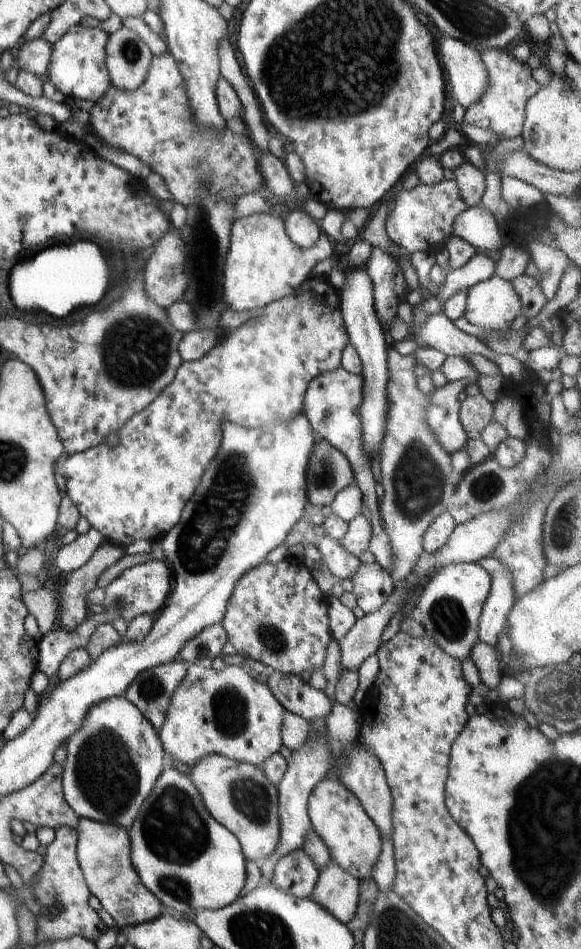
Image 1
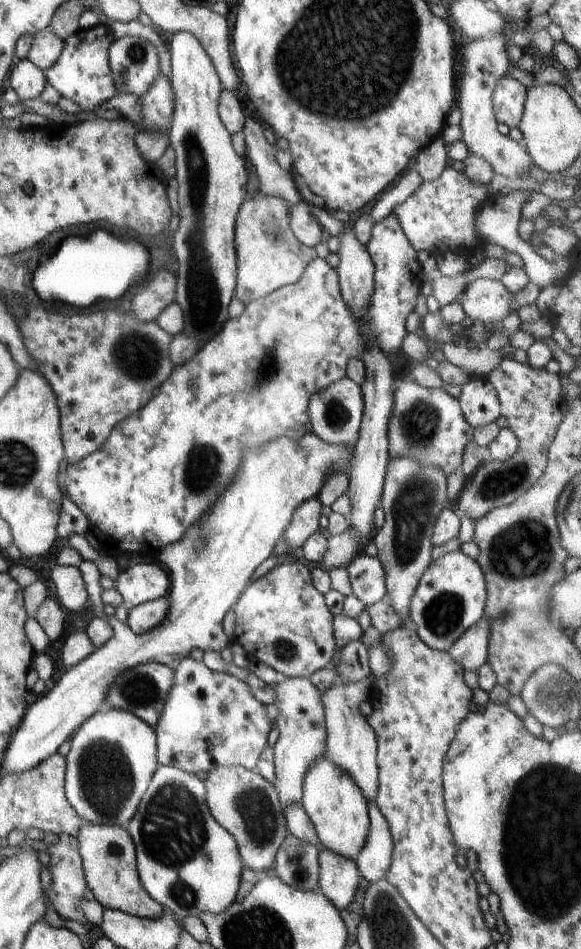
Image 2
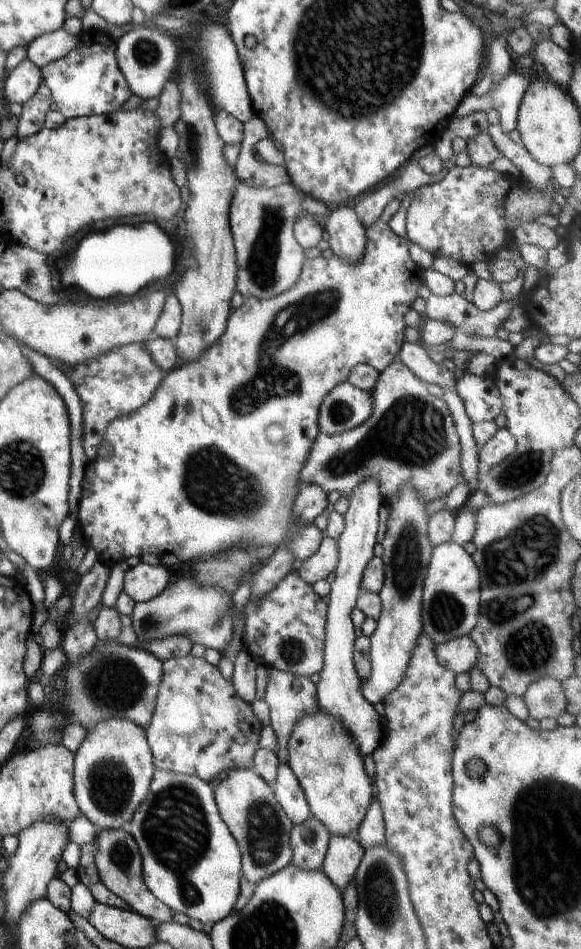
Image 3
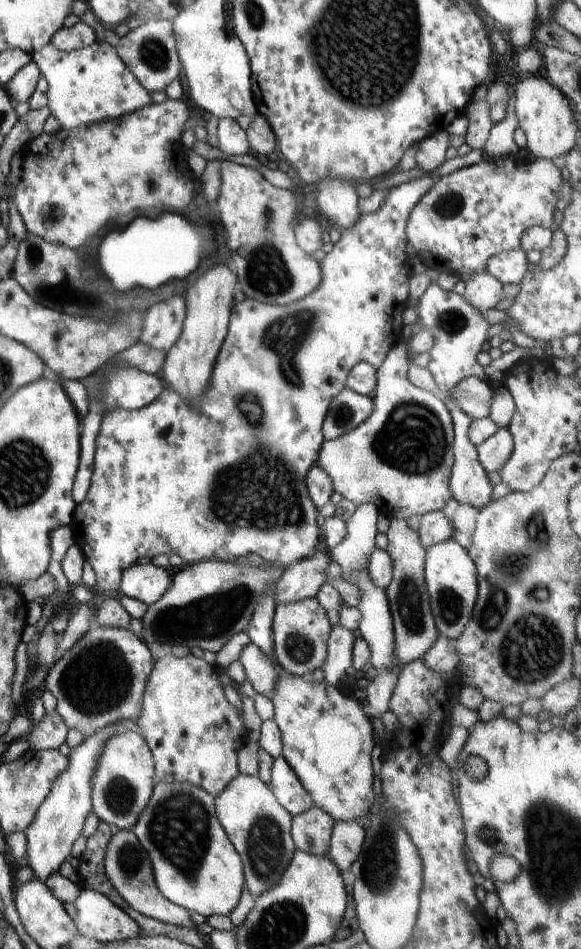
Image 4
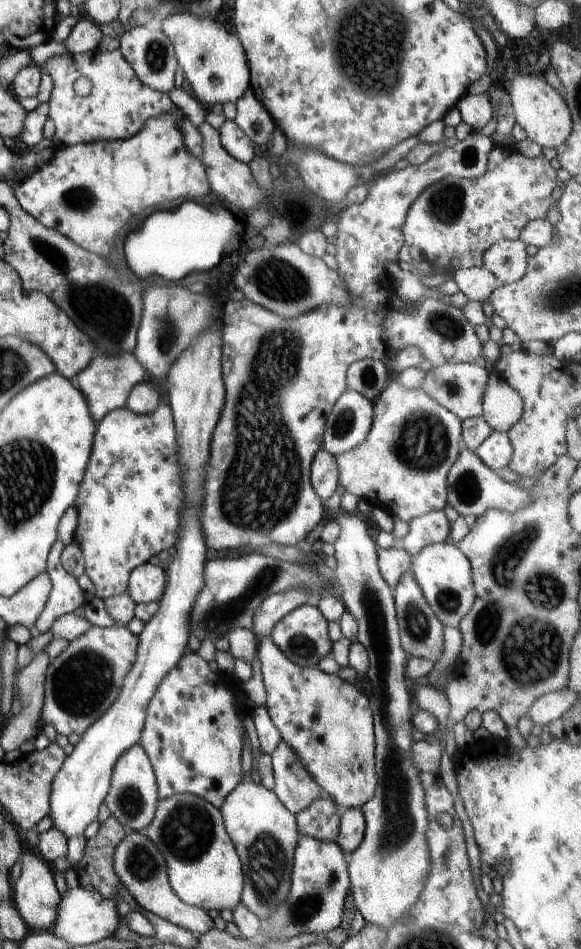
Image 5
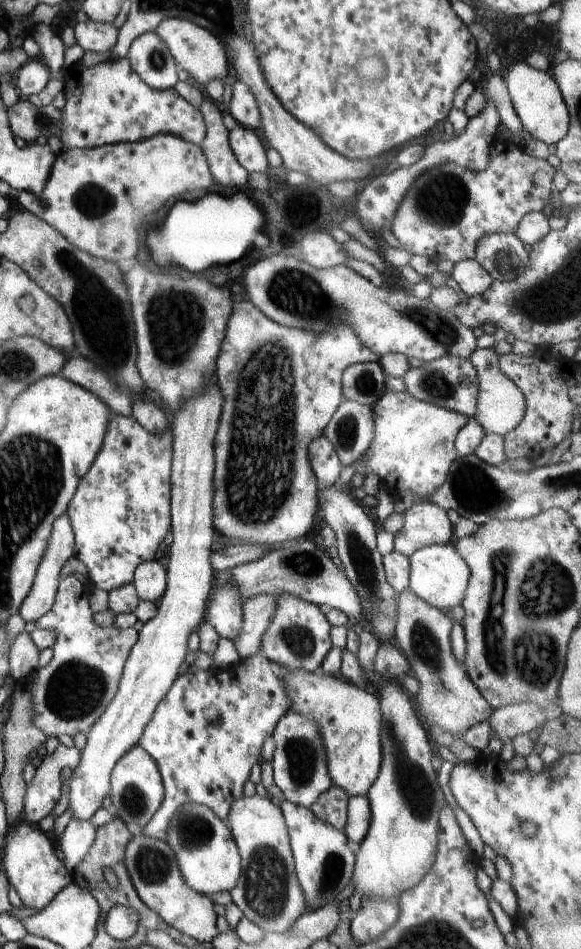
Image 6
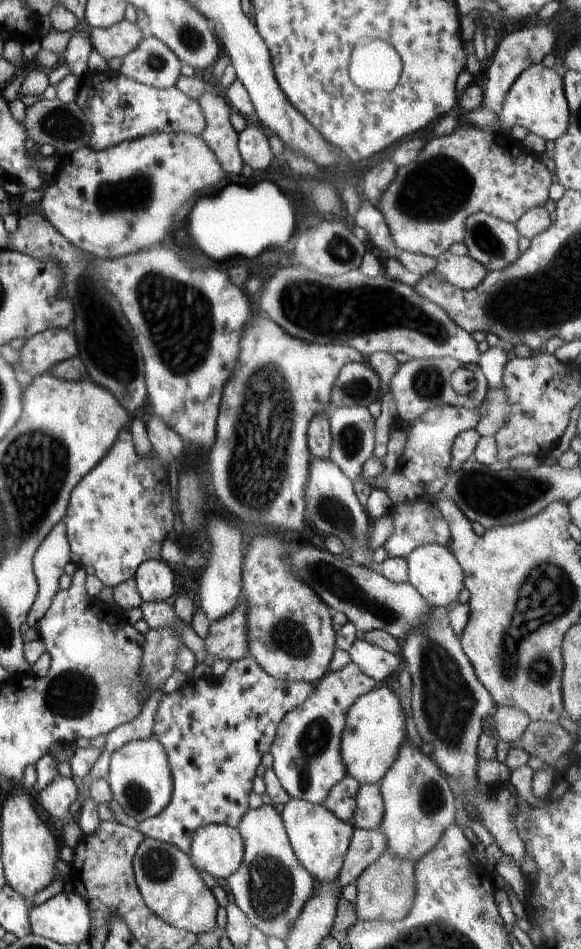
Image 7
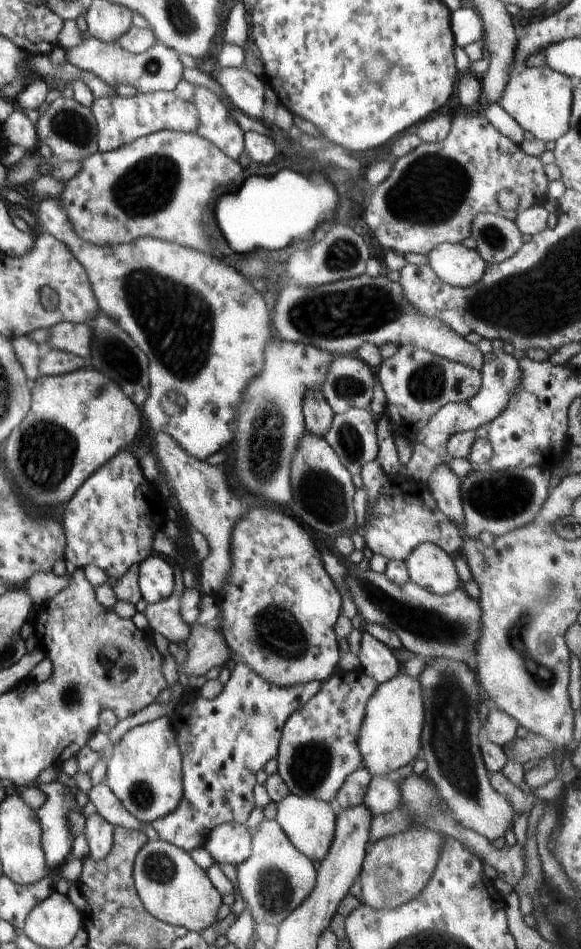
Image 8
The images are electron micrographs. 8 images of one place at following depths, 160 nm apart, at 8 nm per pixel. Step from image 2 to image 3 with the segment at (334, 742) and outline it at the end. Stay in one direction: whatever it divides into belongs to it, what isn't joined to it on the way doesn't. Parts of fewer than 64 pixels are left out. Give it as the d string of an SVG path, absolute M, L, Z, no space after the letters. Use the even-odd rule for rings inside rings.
M364 478L364 482L352 492L349 496L349 508L343 515L344 518L344 532L340 534L338 544L338 567L334 573L335 580L331 585L330 602L327 605L327 626L326 626L326 639L324 642L324 655L323 655L323 668L318 674L320 676L319 684L316 685L317 689L317 704L320 710L328 712L330 716L334 716L336 720L342 722L342 726L350 732L354 738L360 756L362 759L370 759L371 755L380 747L381 740L384 738L384 730L382 717L379 716L372 705L370 705L362 696L360 692L361 679L357 676L355 670L353 653L354 642L356 640L356 628L350 619L352 610L357 607L358 594L360 594L360 584L362 584L362 572L366 568L366 564L375 557L375 547L378 543L378 528L379 528L379 510L380 506L384 503L380 488L376 478Z

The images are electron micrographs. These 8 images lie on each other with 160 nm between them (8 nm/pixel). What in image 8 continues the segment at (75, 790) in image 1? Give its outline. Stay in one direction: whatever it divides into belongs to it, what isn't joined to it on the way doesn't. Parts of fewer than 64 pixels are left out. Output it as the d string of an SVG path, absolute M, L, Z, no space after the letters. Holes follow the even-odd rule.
M160 717L127 731L109 753L104 782L135 819L140 823L151 823L176 810L183 793L183 762L168 717Z

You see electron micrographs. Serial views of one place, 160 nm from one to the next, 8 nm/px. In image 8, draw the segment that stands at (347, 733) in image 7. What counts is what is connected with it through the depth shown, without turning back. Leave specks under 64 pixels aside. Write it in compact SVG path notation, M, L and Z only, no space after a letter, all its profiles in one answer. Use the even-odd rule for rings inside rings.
M405 673L379 684L366 703L356 737L361 767L373 777L396 776L398 768L410 764L417 757L423 722L423 698L418 679L414 680Z

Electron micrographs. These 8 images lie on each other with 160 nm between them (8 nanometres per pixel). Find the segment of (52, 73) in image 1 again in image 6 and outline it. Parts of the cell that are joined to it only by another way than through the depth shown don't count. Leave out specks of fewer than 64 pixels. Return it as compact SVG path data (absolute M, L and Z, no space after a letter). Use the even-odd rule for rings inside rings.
M112 59L86 67L76 64L67 67L63 93L65 106L61 108L61 129L58 138L63 150L91 149L116 143L133 143L146 140L155 134L173 134L200 146L204 140L207 128L202 113L189 102L186 102L174 87L168 90L156 90L149 87L133 70L128 60Z

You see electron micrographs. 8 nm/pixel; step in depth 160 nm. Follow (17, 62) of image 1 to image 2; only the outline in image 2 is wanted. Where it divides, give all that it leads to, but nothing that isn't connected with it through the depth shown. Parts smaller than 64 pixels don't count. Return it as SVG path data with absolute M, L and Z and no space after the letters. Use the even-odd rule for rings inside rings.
M48 26L35 34L27 59L33 62L40 70L45 71L56 62L57 58L60 58L63 46L64 41L61 41Z

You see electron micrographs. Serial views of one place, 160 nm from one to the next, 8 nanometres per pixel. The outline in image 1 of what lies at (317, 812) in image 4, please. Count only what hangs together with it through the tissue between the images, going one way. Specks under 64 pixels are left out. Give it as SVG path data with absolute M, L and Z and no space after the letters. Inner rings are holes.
M303 849L283 856L273 870L268 884L276 886L299 899L307 899L313 893L319 870Z

